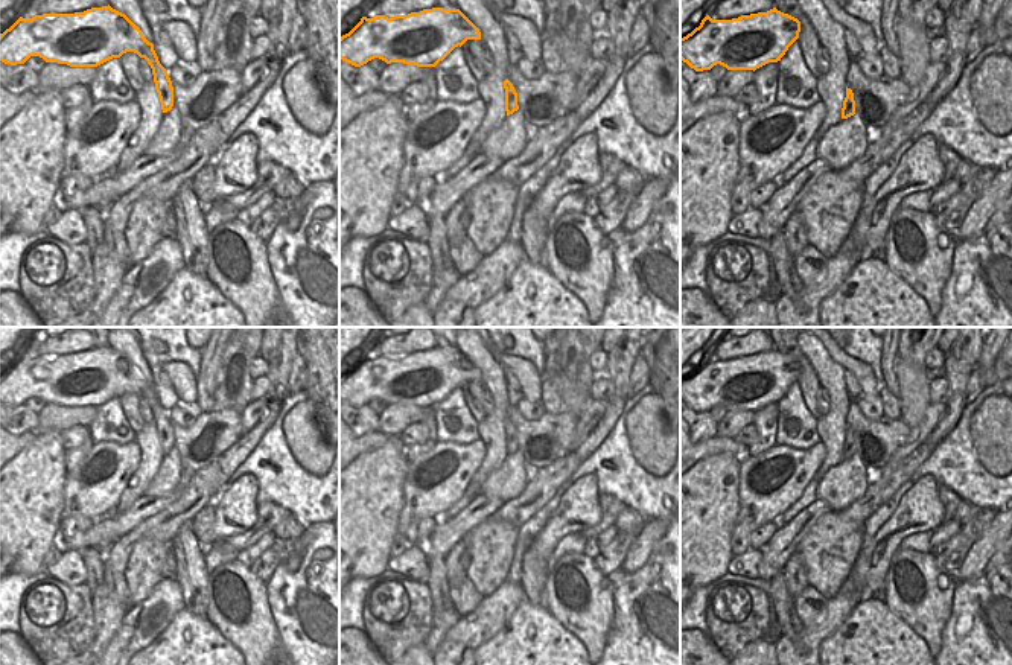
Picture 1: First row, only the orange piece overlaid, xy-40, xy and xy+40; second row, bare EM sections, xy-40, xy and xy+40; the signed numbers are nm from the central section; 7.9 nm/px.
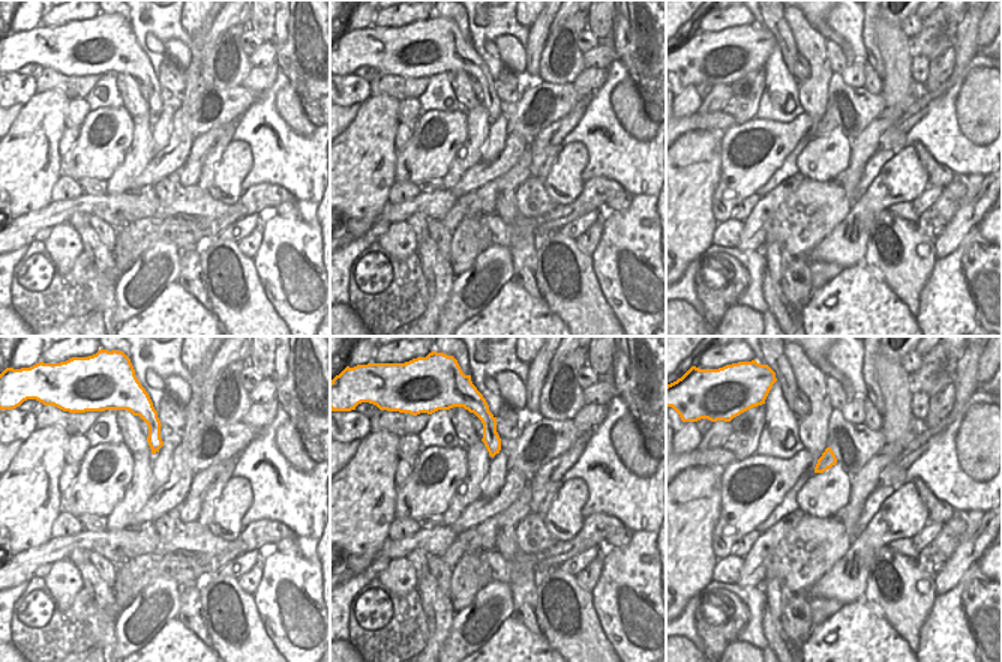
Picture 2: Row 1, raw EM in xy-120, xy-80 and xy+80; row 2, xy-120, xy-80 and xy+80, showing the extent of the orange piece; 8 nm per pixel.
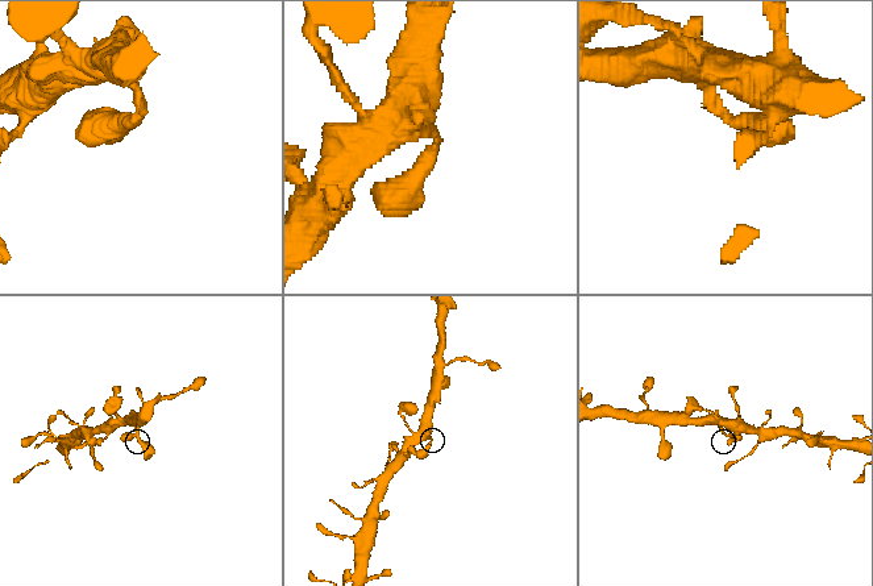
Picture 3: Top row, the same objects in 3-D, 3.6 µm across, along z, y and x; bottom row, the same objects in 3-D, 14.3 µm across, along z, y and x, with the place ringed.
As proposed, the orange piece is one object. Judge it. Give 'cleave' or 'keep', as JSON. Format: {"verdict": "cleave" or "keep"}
{"verdict": "keep"}

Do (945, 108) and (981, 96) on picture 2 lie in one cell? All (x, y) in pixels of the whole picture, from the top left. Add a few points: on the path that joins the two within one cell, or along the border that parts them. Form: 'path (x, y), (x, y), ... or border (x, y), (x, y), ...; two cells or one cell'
border (968, 72), (956, 99), (956, 122), (966, 138); two cells

